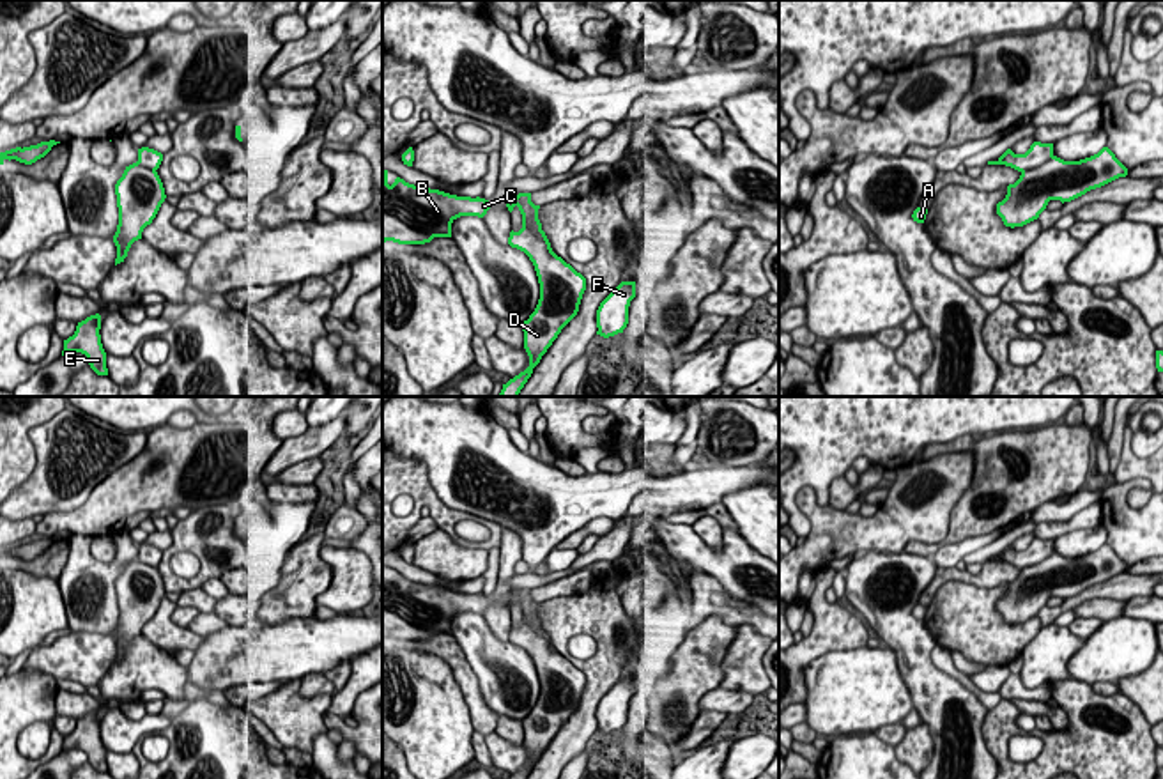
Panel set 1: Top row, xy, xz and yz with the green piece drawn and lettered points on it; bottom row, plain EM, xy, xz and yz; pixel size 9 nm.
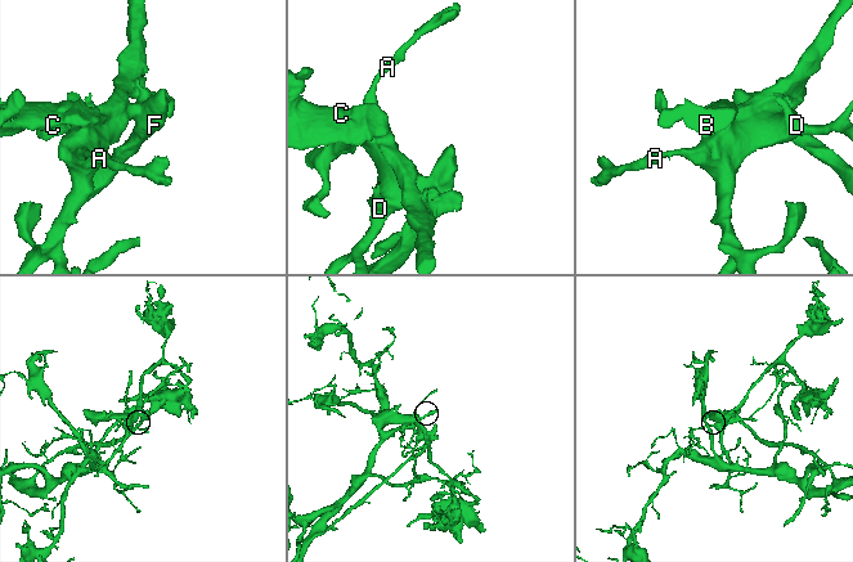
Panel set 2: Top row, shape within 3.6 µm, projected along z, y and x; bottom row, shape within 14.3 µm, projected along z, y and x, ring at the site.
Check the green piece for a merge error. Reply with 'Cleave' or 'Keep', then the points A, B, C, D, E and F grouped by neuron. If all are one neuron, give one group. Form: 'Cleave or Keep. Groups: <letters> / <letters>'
Keep. Groups: A B C D E F

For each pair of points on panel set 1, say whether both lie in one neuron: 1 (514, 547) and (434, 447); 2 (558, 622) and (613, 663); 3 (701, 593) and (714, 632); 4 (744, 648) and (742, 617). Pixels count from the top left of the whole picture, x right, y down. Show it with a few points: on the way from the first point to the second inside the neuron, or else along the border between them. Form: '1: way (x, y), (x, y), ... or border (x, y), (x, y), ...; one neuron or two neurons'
1: border (503, 526), (519, 537), (523, 558); two neurons
2: way (576, 622), (588, 622), (611, 645); one neuron
3: border (703, 618), (719, 617), (735, 627); two neurons
4: border (737, 625), (751, 625), (760, 634); two neurons

